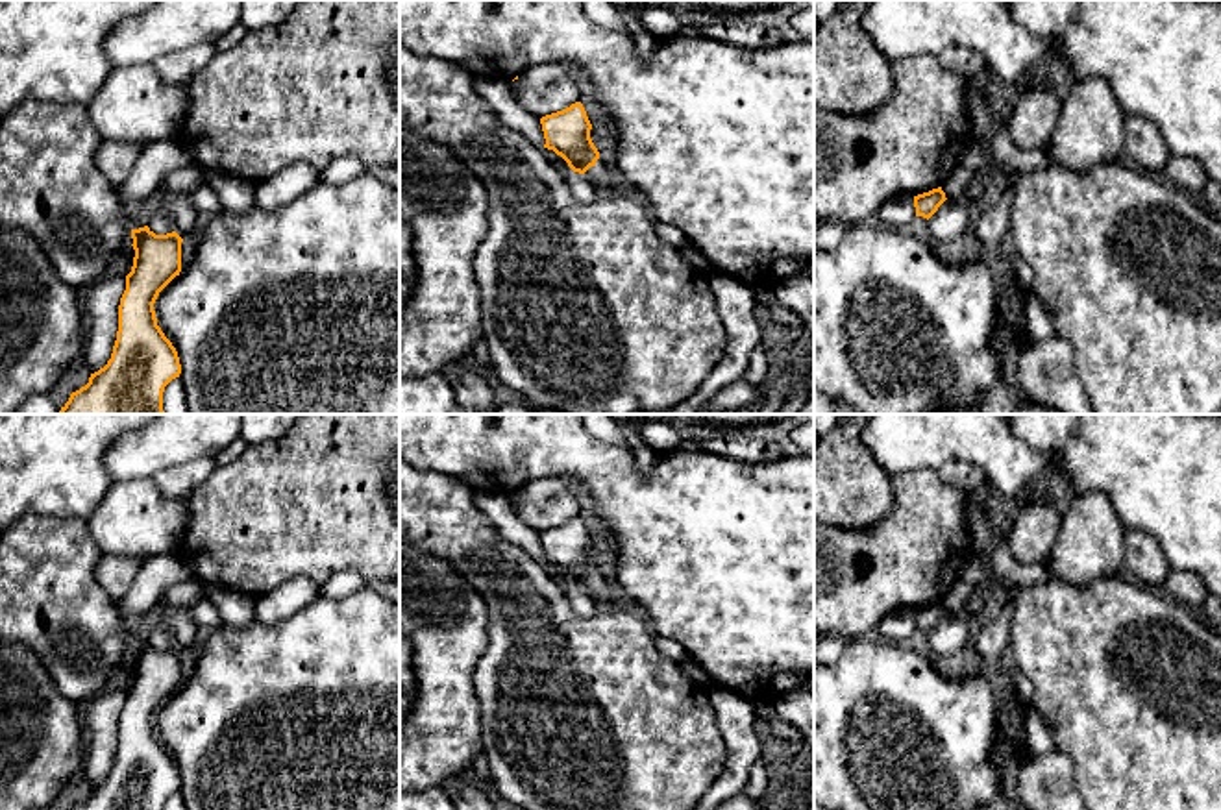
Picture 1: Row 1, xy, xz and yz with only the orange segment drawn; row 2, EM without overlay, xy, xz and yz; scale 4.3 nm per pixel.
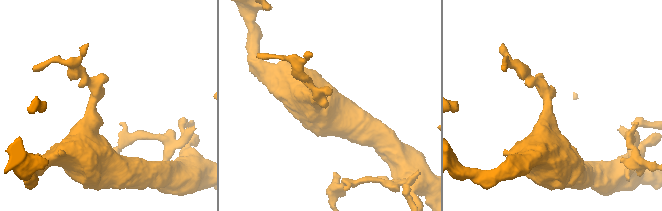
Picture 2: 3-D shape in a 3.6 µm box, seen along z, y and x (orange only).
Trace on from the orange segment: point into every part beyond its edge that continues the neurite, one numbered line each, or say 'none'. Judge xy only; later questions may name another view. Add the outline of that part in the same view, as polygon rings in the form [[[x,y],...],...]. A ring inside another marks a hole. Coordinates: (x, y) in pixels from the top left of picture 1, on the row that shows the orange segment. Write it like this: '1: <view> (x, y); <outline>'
none

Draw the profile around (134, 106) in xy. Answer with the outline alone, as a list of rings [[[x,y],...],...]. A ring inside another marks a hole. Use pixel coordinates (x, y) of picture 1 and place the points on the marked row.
[[[152,65],[113,68],[87,105],[89,120],[102,141],[144,146],[176,141],[185,109],[185,89],[163,83]]]

